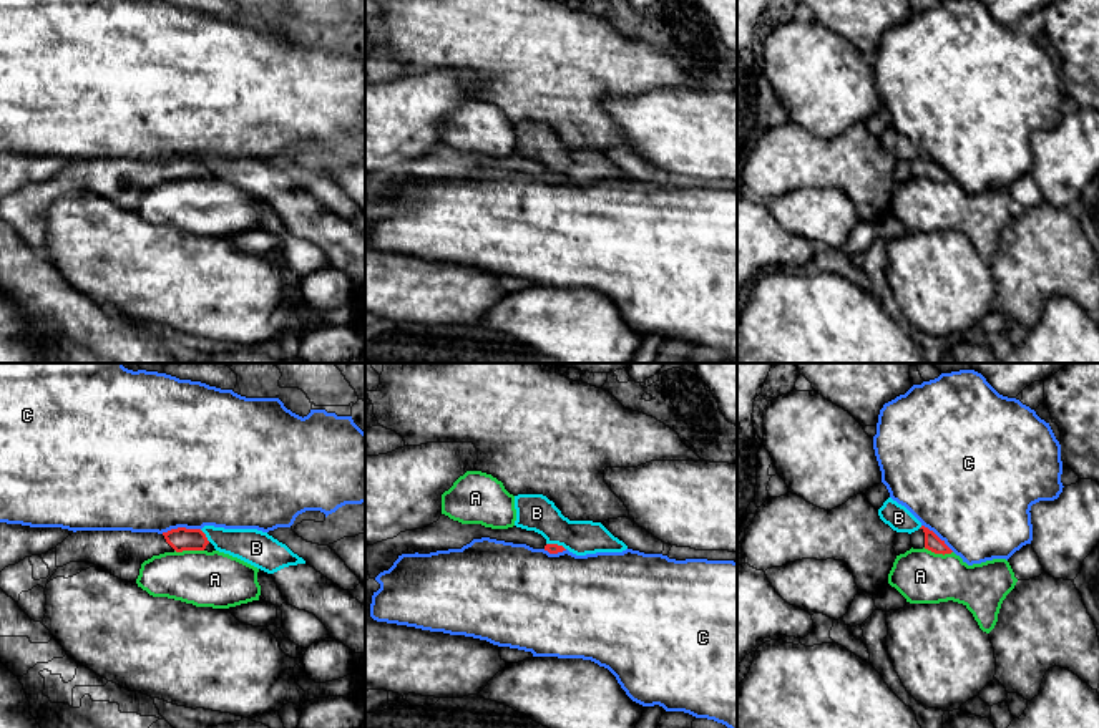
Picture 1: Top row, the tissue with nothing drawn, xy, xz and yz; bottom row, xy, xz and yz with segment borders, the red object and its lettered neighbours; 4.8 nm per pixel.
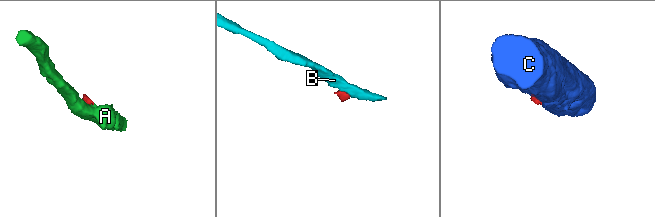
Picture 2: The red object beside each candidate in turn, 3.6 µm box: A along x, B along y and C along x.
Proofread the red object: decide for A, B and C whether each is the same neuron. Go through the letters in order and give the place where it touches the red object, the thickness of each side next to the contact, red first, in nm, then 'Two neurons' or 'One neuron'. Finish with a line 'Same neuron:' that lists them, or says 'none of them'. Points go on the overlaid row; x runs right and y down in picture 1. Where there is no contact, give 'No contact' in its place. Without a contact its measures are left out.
A: Touches red at xy (190, 549). Thickness 110 nm (red) against 280 nm. Two neurons
B: Touches red at xy (205, 536). Thickness 110 nm (red) against 170 nm. Two neurons
C: Touches red at xy (180, 528). Thickness 110 nm (red) against 500 nm. Two neurons
Same neuron: none of them

